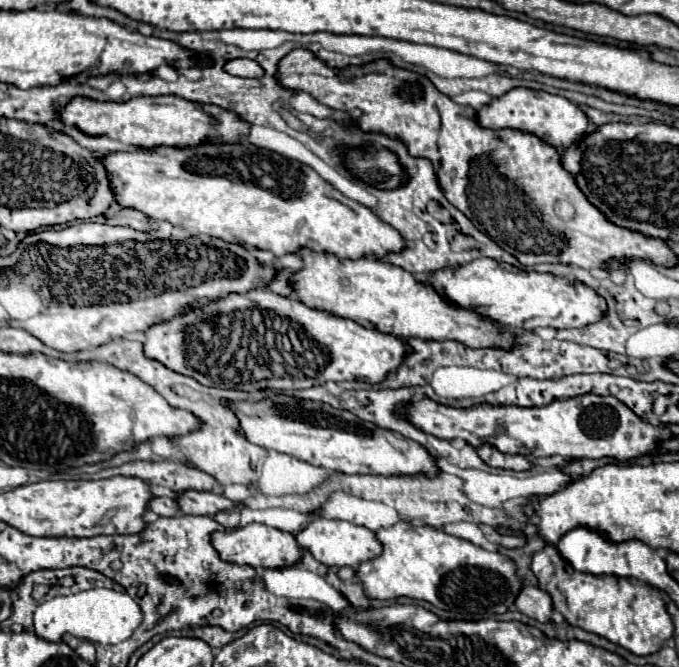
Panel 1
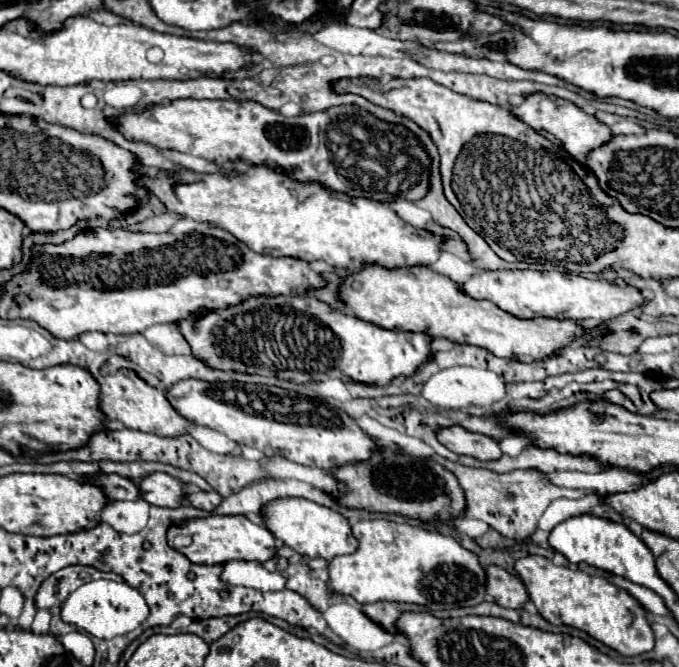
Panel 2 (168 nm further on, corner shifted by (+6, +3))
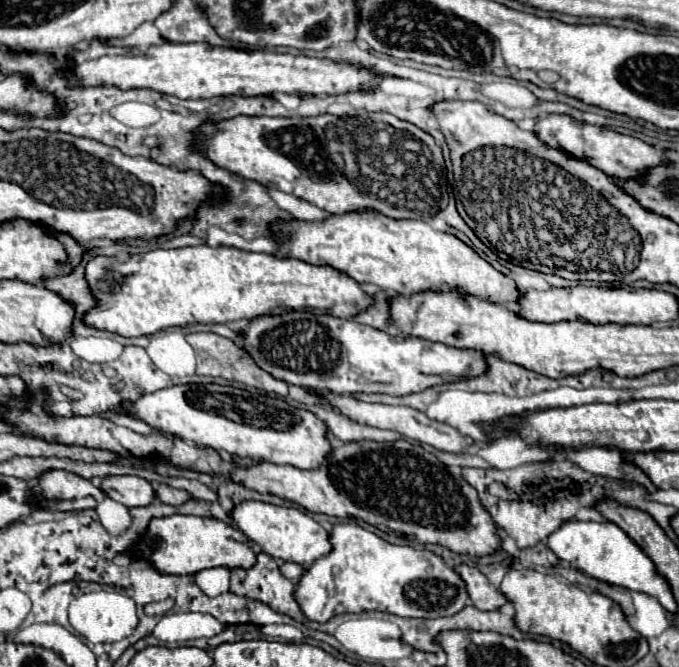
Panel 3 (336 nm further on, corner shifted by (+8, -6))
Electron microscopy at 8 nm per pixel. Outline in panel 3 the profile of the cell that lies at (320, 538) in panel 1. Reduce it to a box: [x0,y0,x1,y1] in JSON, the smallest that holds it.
[232,501,330,565]

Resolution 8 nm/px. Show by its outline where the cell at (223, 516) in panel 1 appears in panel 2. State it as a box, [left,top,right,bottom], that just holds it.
[186,490,222,512]

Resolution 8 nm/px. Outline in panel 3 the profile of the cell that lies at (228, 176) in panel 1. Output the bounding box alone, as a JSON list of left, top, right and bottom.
[274,213,522,303]

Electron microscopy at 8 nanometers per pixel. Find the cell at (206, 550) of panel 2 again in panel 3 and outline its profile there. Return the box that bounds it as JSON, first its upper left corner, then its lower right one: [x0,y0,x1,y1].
[124,515,254,575]

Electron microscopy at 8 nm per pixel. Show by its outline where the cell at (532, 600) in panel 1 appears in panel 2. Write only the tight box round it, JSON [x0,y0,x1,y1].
[488,566,530,608]

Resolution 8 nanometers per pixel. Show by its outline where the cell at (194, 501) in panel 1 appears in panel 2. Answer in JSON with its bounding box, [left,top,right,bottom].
[138,474,186,508]

